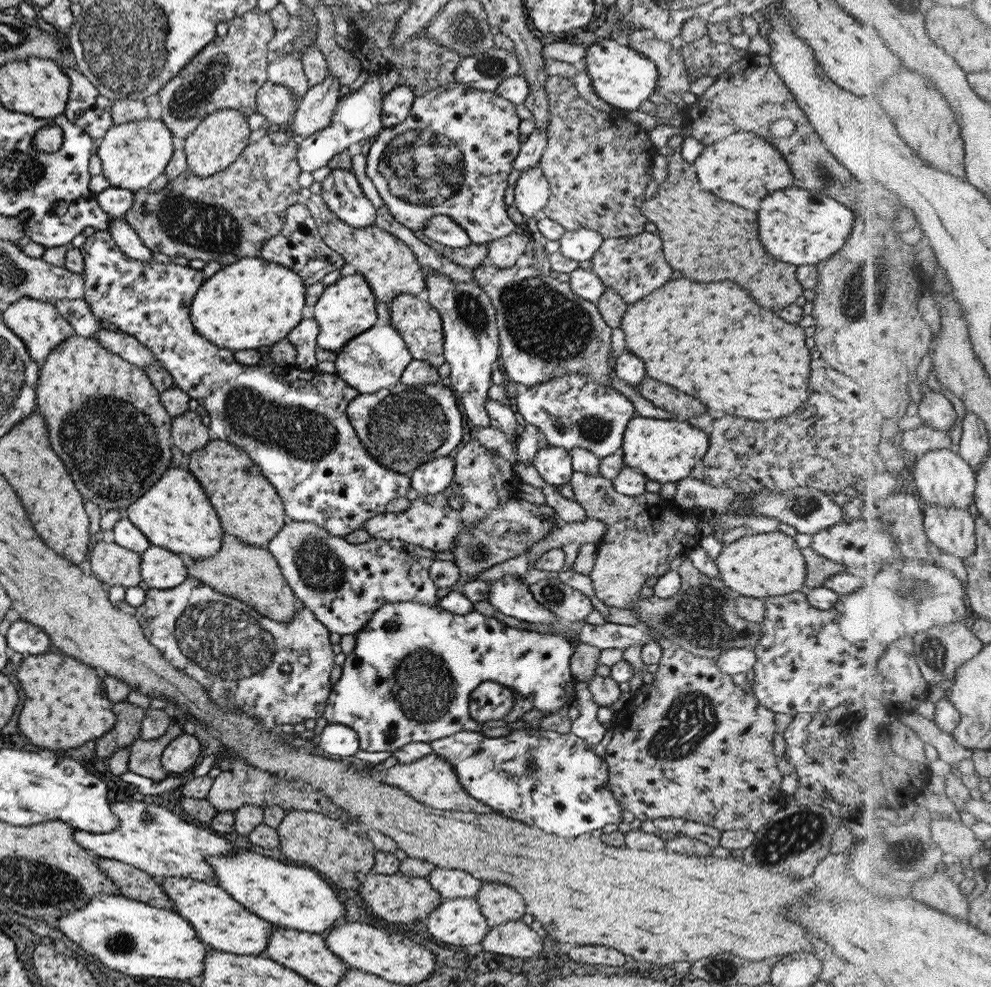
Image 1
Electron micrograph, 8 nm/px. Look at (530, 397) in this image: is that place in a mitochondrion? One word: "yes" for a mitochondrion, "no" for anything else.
no

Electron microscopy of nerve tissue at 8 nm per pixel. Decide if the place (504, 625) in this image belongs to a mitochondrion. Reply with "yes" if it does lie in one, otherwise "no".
no

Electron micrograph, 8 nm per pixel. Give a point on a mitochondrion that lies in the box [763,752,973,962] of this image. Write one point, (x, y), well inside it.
(909, 851)

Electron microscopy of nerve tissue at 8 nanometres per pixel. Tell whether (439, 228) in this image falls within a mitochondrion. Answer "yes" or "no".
yes

